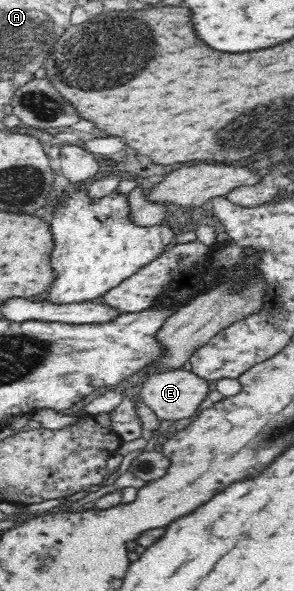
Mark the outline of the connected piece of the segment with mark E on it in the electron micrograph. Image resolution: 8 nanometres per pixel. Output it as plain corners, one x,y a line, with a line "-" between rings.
170,370
162,373
151,373
142,384
140,397
143,402
158,416
160,421
186,421
192,417
198,406
208,395
208,381
198,377
192,370

